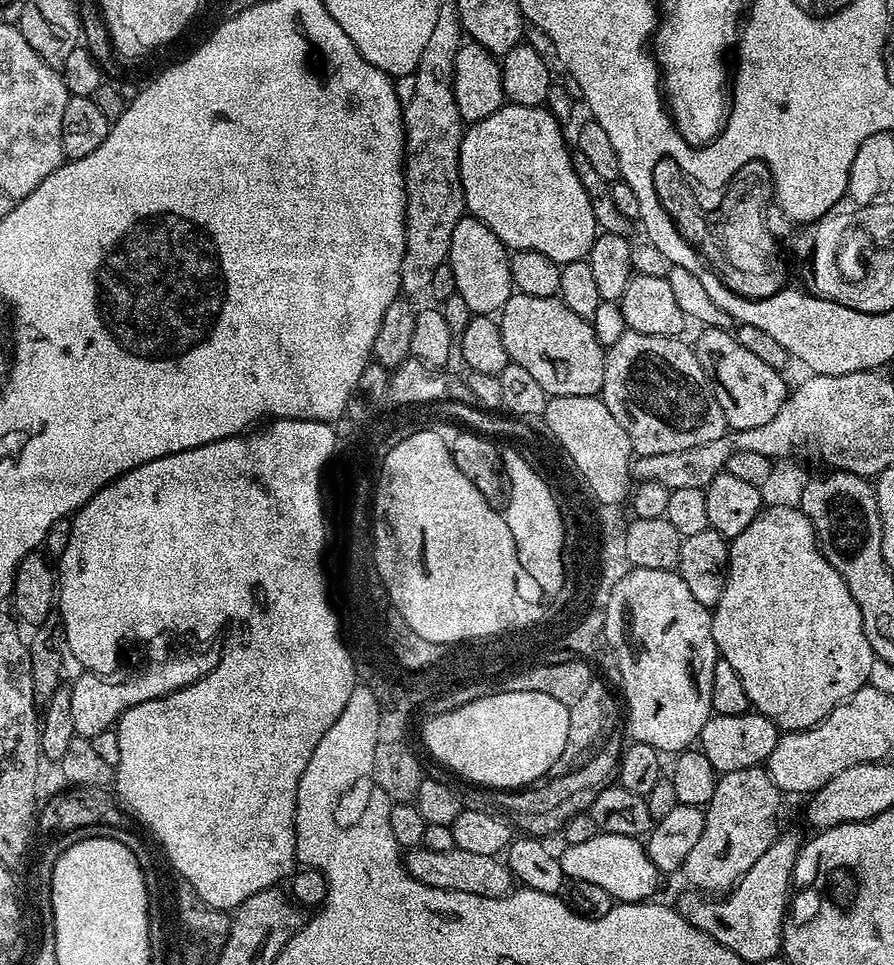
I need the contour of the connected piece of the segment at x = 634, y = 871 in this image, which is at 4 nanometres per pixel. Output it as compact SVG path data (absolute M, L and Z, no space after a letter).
M598 832L589 841L567 845L560 856L560 865L567 879L602 886L619 903L649 901L662 877L645 845L637 837L605 832Z

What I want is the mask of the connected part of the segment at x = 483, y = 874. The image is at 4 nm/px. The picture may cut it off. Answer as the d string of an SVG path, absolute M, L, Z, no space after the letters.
M426 847L413 848L403 857L404 866L408 869L408 875L426 886L434 886L438 890L454 890L462 894L478 894L482 898L500 898L507 896L514 888L514 877L503 859L487 856L486 854L474 854L470 850L451 848L450 850L430 850Z

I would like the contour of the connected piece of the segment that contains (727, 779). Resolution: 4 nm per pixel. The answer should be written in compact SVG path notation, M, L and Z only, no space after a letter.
M763 767L723 773L714 786L714 798L710 798L706 805L705 830L682 865L682 873L692 883L689 885L704 894L724 894L732 889L746 874L746 870L750 870L750 866L754 866L754 862L758 862L758 858L762 858L762 854L766 854L776 840L776 815L780 812L780 799L780 789L774 786Z

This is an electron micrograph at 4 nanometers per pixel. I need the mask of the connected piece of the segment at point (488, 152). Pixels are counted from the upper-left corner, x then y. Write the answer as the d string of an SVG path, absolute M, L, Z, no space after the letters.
M508 102L504 107L500 108L494 114L490 114L490 118L482 118L478 122L468 124L464 130L464 137L460 143L460 177L462 178L462 190L464 191L464 207L467 215L480 220L494 233L494 235L502 241L504 247L509 250L521 252L522 250L534 250L538 254L546 254L546 258L550 258L555 264L569 264L575 260L585 259L590 250L590 246L596 241L598 235L598 227L595 222L594 213L590 208L590 198L587 197L586 190L583 189L582 182L578 180L572 165L572 152L570 144L564 141L564 132L561 121L557 120L547 107L541 106L518 106L517 104Z

